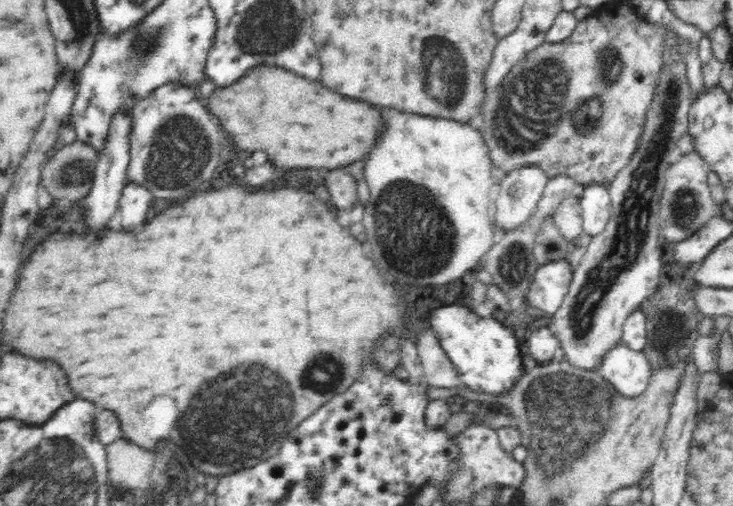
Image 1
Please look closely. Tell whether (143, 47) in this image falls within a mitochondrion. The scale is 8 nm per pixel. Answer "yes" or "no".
yes

